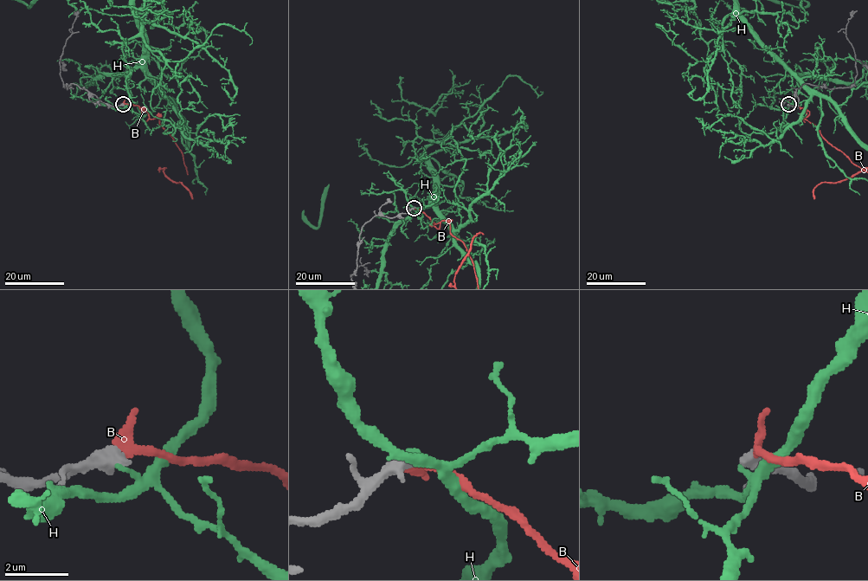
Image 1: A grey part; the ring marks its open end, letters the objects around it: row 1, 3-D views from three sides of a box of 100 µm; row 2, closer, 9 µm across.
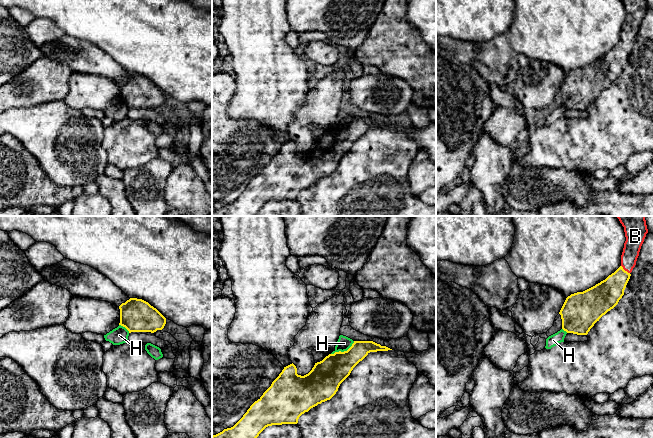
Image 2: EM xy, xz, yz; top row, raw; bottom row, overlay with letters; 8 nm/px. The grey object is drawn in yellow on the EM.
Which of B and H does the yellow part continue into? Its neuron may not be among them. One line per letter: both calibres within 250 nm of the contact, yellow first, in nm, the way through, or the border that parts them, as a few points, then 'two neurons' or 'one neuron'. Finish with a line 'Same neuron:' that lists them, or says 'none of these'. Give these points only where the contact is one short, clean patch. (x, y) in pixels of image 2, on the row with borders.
B: 220 nm thick on the yellow side, 140 nm on the other; one neuron
H: 260 nm thick on the yellow side, 110 nm on the other; border along xz (354, 341), (346, 350), (335, 351), (331, 354); two neurons
Same neuron: B

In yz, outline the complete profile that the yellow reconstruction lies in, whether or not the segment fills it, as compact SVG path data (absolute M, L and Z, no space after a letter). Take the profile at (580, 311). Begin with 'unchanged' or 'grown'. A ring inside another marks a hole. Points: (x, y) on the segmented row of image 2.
grown | M645 216L617 218L624 227L626 237L621 266L595 286L566 298L559 314L562 329L567 333L587 335L594 324L613 309L624 295L648 229Z

